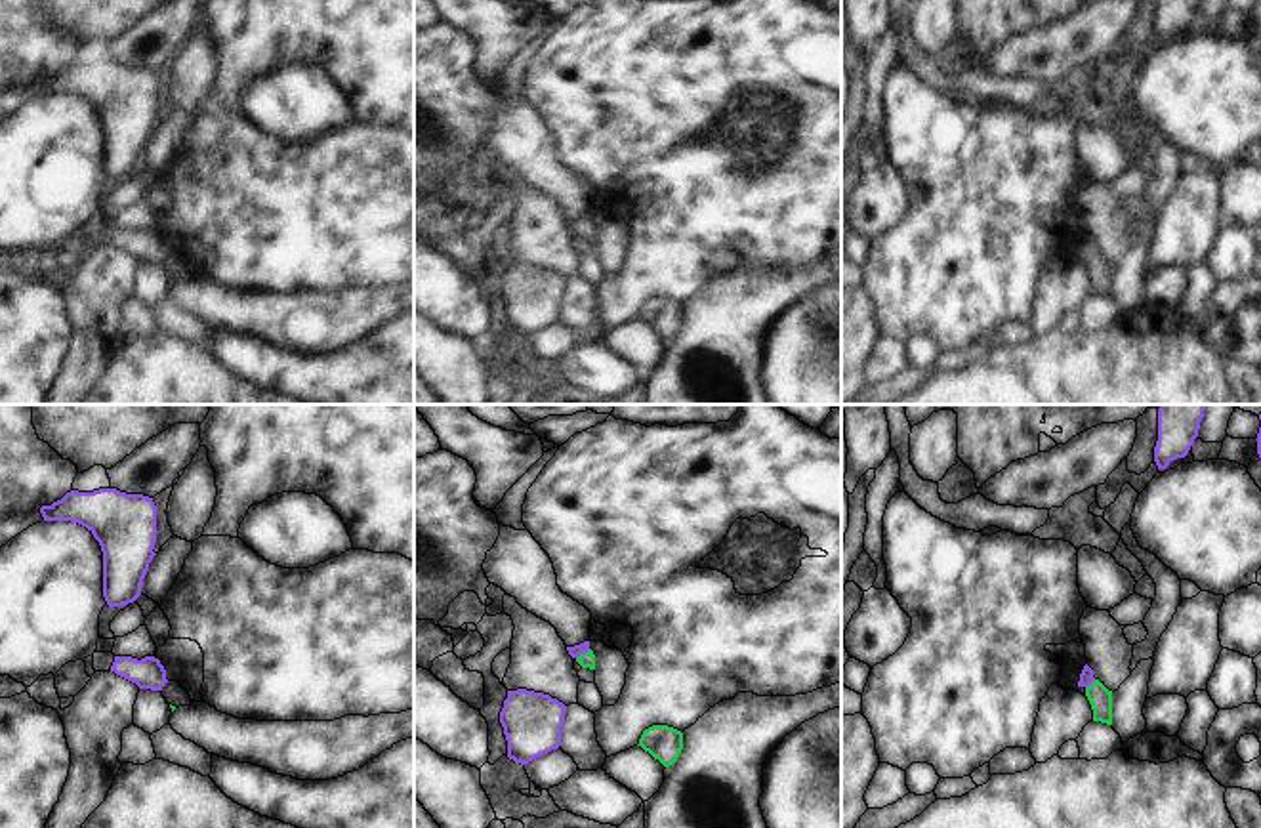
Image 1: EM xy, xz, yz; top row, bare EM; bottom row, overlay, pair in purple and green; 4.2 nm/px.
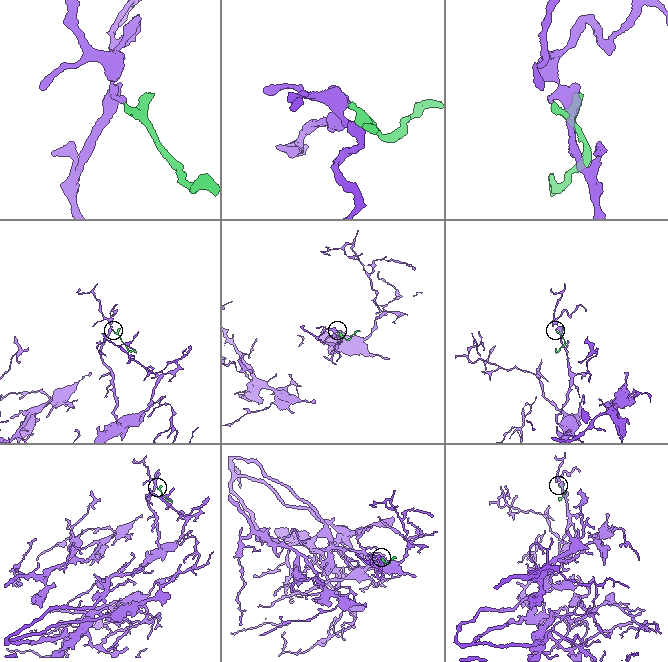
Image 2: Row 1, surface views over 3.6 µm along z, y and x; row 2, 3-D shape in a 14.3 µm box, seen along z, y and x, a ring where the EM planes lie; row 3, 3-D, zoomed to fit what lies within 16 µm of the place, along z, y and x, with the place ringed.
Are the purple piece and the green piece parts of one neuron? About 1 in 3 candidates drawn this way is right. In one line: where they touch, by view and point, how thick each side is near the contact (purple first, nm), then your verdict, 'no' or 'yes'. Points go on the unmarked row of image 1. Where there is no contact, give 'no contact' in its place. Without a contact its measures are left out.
xz (582, 226) | 50/60 nm | yes

